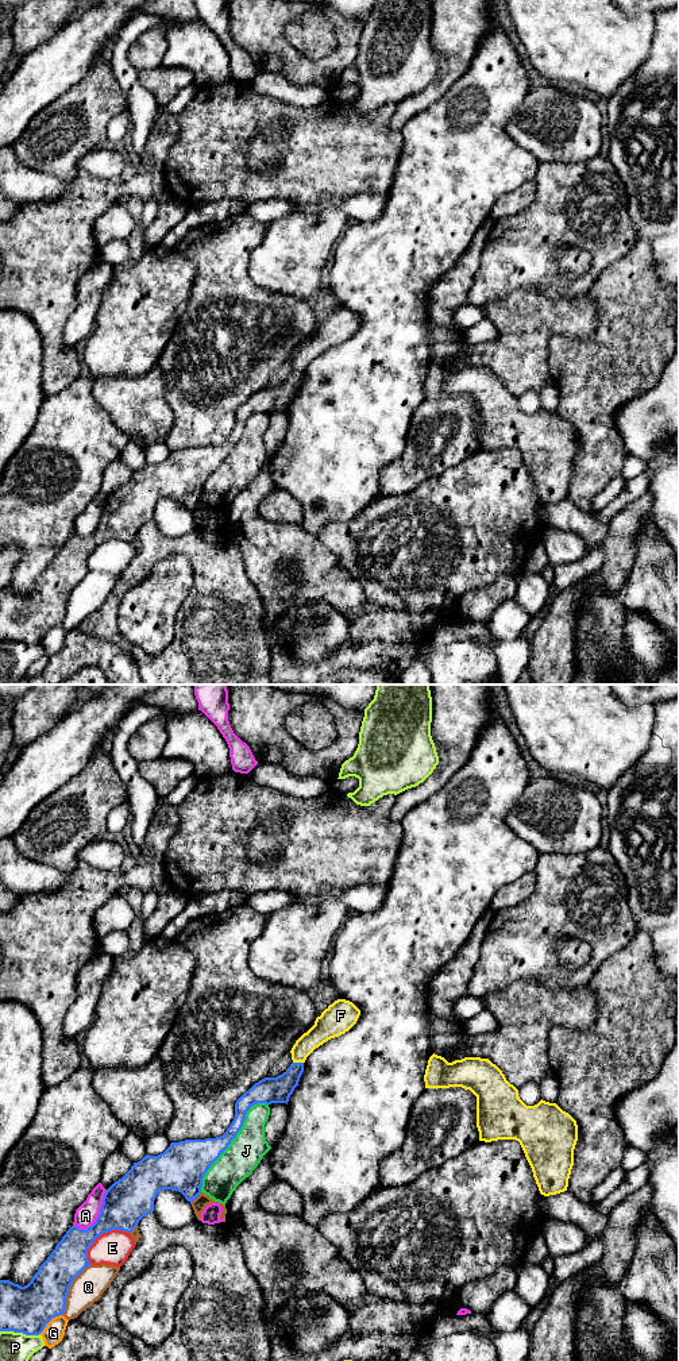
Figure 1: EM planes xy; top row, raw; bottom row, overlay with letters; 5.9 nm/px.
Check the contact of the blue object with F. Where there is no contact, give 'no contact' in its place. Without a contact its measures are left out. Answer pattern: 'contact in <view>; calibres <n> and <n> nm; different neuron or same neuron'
contact in xy; calibres 160 and 130 nm; different neuron

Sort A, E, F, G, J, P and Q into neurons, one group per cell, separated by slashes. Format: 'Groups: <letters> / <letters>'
Groups: A / E / F / G / J / P / Q

